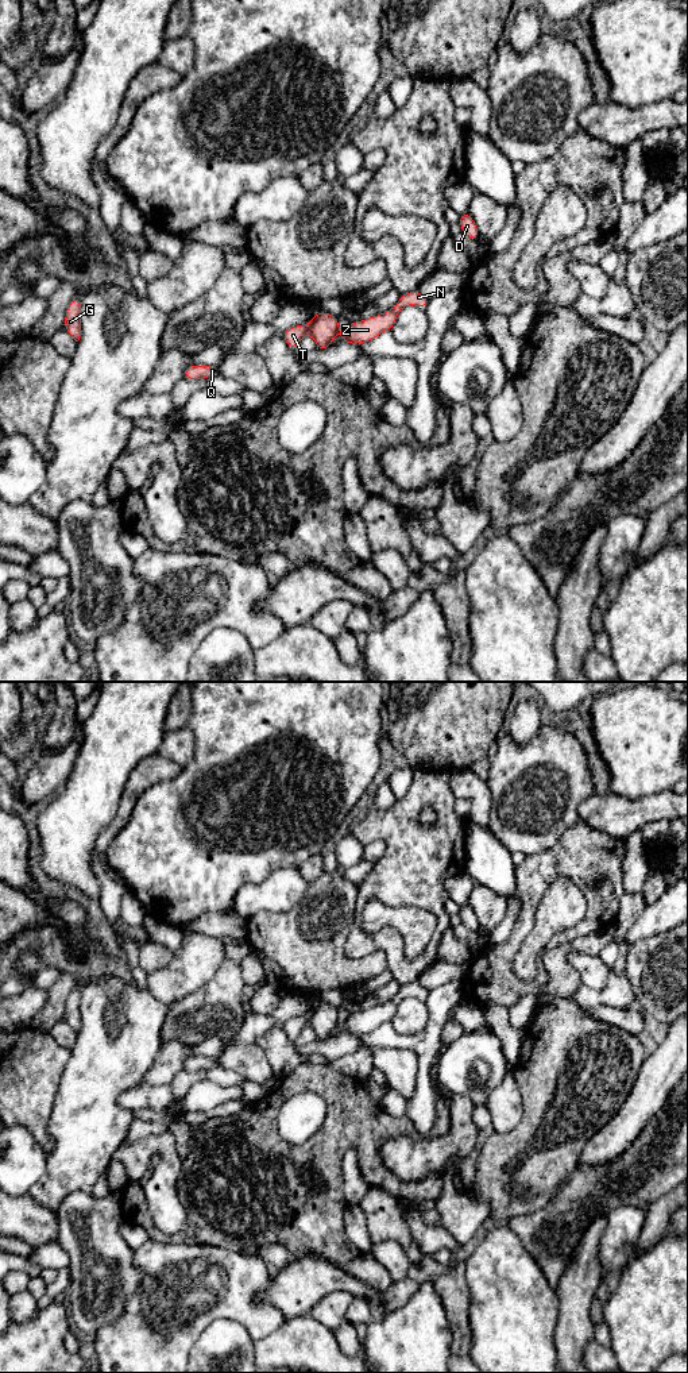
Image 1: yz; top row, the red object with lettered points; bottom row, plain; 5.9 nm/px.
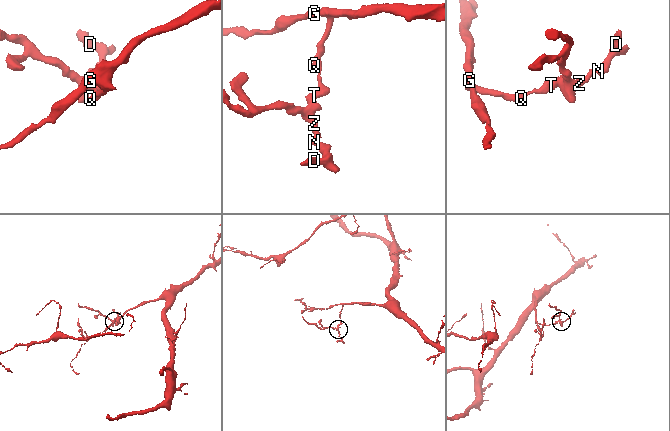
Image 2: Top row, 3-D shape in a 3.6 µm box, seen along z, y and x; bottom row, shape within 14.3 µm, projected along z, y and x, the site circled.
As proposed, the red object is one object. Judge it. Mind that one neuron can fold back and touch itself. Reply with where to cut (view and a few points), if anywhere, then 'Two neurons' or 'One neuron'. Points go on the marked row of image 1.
Split along yz (314, 319), (309, 332). Two neurons

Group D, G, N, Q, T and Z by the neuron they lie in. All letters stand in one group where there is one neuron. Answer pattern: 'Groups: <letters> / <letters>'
Groups: D N Z / G Q T

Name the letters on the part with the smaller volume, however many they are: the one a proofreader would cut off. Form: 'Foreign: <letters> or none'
Foreign: D, N, Z

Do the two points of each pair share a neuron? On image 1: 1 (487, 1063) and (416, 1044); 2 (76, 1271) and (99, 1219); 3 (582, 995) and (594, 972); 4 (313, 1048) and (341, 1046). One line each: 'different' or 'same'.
1: different
2: same
3: different
4: same

